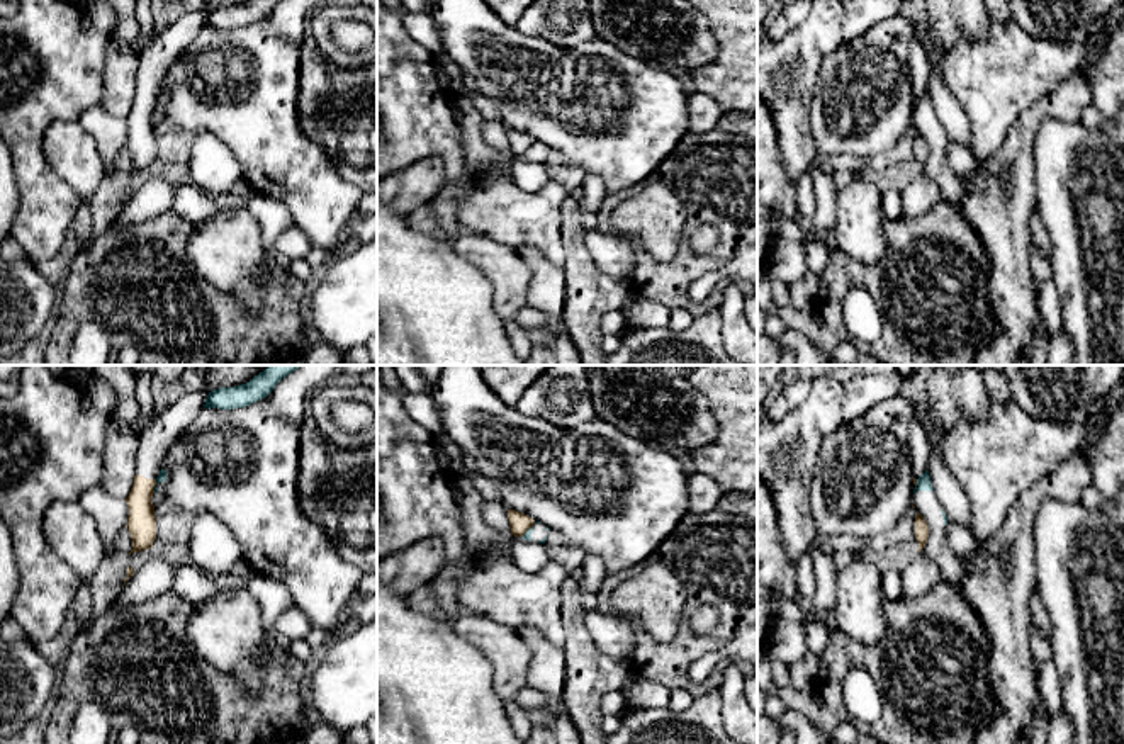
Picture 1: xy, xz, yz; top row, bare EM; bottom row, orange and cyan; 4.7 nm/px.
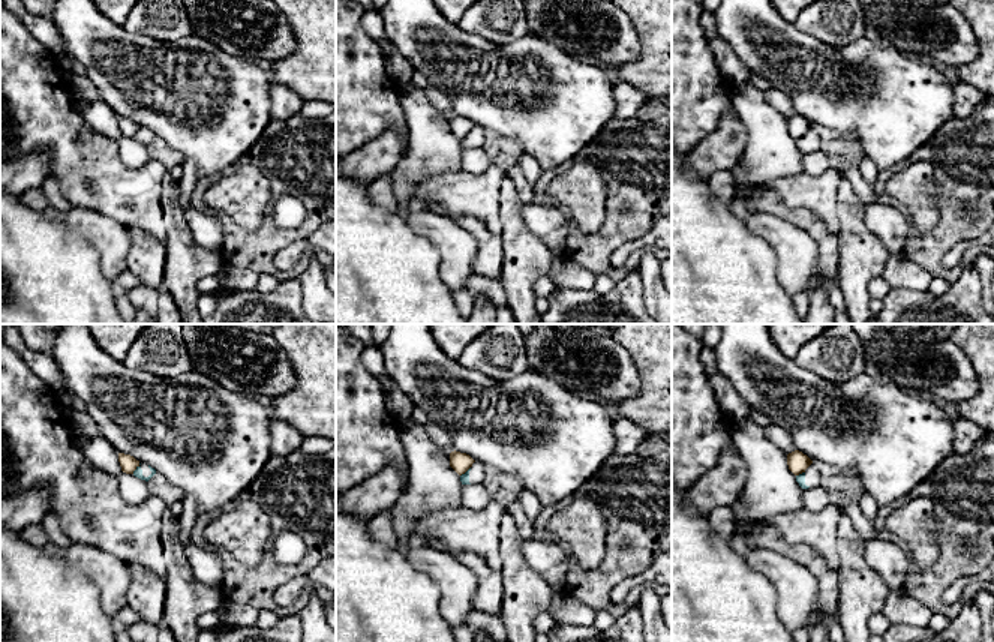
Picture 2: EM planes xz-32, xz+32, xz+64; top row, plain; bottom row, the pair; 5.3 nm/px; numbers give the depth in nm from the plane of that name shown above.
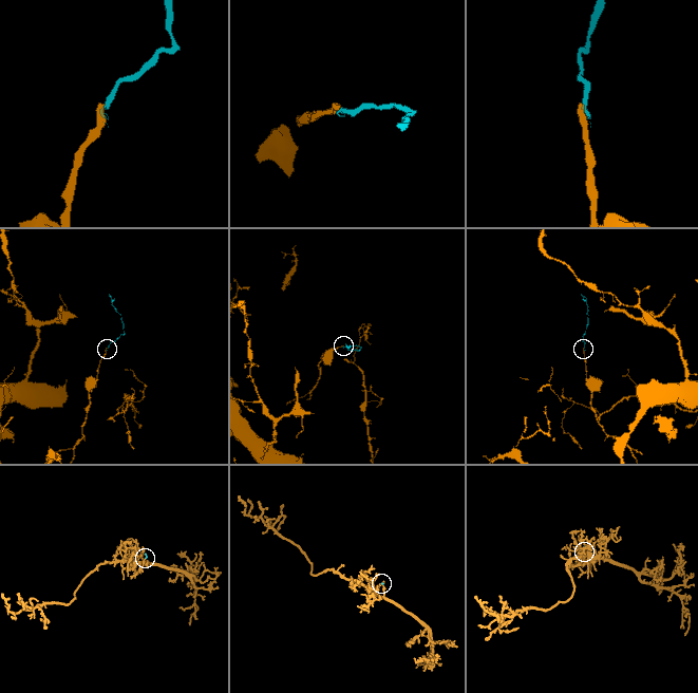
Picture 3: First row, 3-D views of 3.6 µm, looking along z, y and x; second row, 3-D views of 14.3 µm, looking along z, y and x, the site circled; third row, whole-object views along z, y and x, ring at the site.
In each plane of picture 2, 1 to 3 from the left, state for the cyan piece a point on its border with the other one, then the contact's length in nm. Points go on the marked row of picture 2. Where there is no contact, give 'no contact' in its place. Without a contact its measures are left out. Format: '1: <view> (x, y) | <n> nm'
1: xz-32 (135, 468) | 70 nm
2: xz+32 (465, 471) | 80 nm
3: xz+64 (799, 473) | 50 nm

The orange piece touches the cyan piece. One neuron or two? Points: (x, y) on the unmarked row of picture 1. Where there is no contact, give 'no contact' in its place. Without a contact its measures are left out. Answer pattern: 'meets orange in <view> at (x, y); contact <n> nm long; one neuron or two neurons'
meets orange in xy at (155, 104); contact 70 nm long; two neurons

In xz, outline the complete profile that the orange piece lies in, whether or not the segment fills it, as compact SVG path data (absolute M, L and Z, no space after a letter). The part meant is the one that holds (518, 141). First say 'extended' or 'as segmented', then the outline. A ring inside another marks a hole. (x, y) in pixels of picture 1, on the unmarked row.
as segmented; M508 129L508 139L514 156L523 156L535 144L533 138L514 129Z

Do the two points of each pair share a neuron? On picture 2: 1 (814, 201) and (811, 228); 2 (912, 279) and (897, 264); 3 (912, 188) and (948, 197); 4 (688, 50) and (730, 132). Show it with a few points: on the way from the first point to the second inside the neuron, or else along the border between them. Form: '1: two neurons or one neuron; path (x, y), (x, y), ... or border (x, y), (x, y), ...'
1: two neurons; border (780, 198), (792, 209), (813, 212), (835, 236)
2: one neuron; path (909, 276), (900, 267)
3: two neurons; border (927, 162), (940, 188), (939, 222), (933, 230)
4: two neurons; border (735, 114), (726, 114), (699, 143)

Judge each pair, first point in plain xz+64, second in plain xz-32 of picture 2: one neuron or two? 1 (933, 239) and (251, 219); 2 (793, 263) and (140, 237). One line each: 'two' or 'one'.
1: two
2: two

